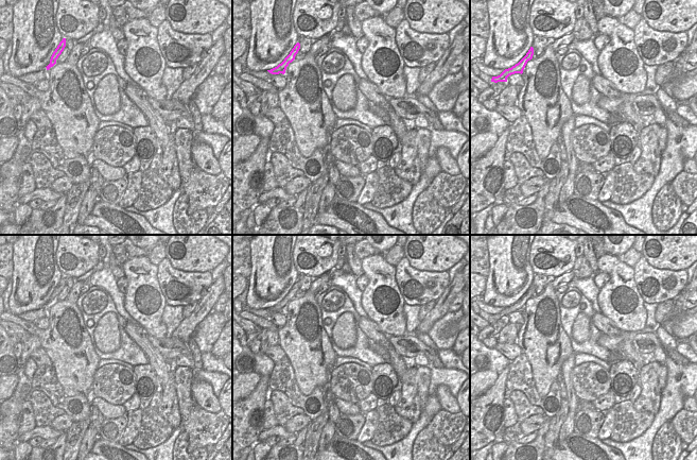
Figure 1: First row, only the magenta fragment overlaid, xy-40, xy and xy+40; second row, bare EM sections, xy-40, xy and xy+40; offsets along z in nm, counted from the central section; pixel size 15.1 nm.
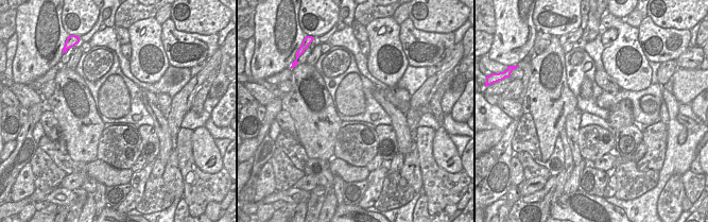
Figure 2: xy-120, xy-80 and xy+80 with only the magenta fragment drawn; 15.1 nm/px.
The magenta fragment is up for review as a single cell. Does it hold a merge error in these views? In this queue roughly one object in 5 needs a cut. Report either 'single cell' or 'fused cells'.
single cell

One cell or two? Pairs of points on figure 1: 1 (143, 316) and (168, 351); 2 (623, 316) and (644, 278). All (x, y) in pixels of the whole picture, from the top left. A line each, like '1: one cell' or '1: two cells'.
1: two cells
2: two cells

